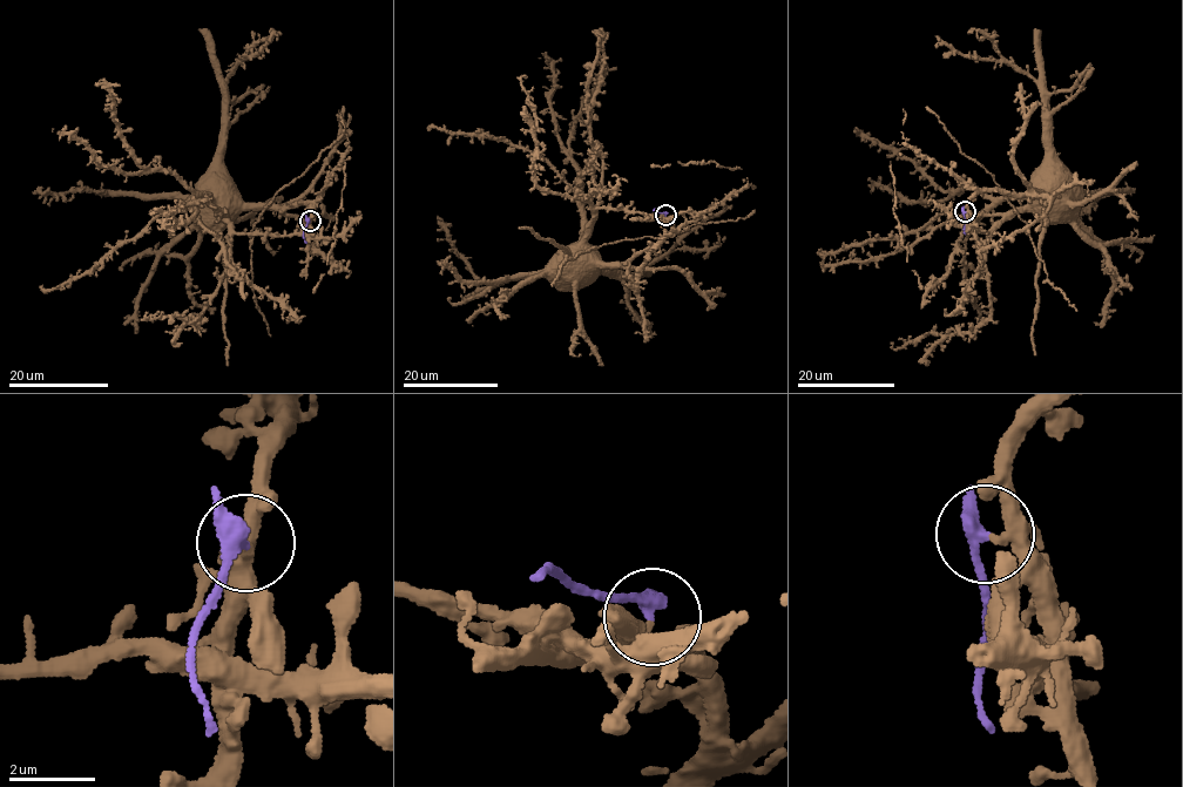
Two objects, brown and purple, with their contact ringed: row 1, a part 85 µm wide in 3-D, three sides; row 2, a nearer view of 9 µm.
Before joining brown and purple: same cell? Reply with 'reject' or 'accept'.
reject

